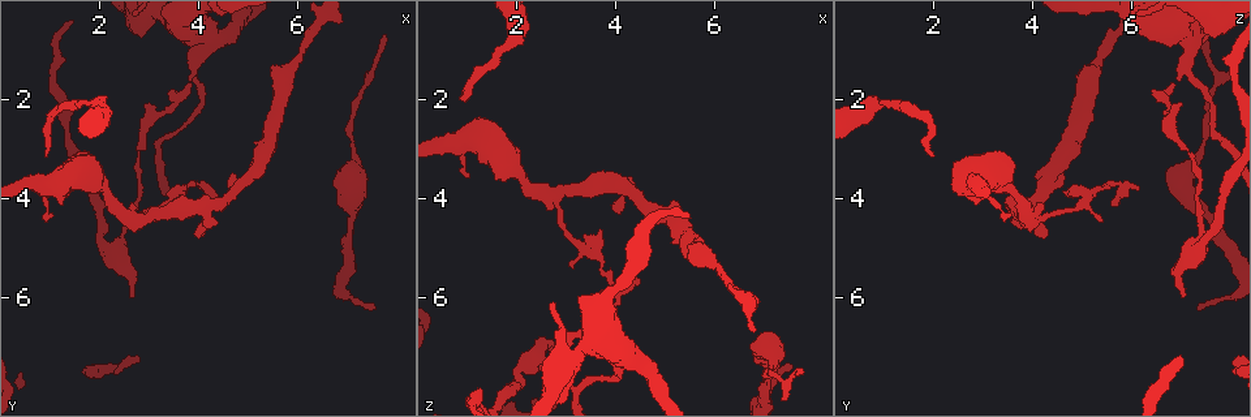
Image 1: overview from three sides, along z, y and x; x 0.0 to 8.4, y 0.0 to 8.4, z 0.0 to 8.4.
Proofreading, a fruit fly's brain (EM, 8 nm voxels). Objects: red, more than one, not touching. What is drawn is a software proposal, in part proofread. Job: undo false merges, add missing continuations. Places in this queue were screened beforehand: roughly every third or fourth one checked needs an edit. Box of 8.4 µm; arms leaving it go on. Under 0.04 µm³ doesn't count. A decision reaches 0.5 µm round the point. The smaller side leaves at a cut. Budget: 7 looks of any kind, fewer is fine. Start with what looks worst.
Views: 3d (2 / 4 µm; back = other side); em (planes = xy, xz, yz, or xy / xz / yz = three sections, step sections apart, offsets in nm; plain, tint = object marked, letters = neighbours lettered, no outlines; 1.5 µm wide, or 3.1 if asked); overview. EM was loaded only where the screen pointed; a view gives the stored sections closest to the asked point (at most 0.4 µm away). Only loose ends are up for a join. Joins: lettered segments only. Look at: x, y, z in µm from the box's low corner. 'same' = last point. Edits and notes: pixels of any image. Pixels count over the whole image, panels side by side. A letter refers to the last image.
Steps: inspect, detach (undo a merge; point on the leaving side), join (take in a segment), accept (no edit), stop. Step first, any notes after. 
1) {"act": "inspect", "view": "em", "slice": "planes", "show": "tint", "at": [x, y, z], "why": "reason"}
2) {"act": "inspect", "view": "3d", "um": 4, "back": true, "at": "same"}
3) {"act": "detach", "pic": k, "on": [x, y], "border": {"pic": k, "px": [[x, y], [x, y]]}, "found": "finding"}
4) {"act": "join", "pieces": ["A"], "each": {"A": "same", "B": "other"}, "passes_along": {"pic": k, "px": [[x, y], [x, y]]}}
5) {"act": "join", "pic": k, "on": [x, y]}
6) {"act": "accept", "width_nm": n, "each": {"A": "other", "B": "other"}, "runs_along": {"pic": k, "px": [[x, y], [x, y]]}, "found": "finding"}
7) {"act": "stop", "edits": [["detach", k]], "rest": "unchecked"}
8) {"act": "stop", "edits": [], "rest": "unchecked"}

{"act": "inspect", "view": "em", "slice": "planes", "show": "letters", "at": [7.85, 0.70, 7.50]}

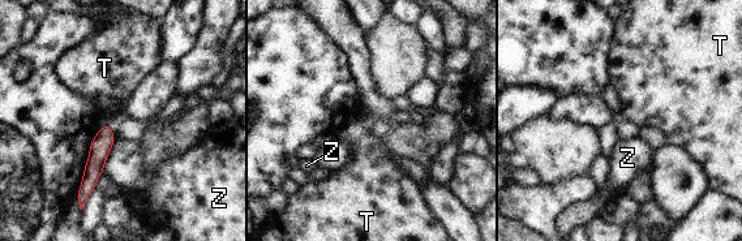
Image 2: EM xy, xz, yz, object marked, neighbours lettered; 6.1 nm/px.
{"act": "accept", "each": {"T": "other", "Z": "other"}, "found": "none of them fits"}

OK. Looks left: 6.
{"act": "inspect", "view": "3d", "um": 4, "back": true, "at": [2.85, 2.75, 6.95], "why": "thick turns thin"}

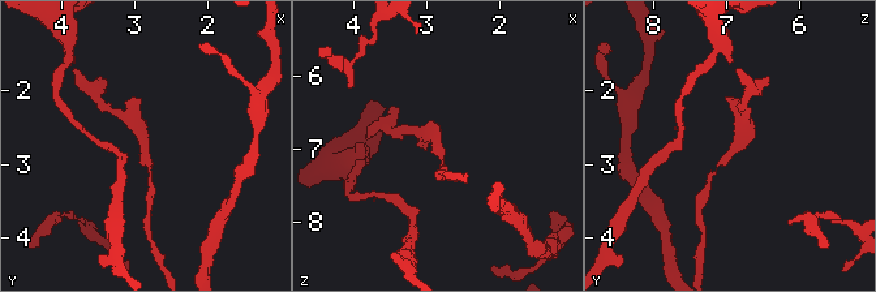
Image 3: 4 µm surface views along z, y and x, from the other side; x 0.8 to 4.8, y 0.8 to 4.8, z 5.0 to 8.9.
{"act": "inspect", "view": "em", "slice": "yz", "step": 8, "show": "letters", "at": [2.90, 2.75, 6.85]}

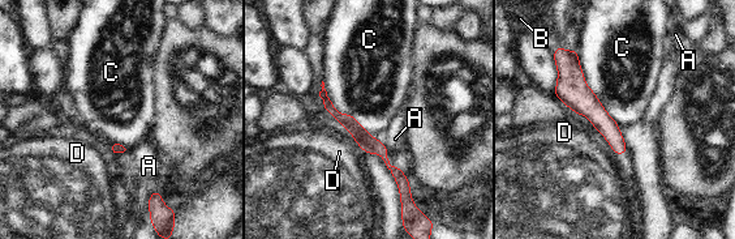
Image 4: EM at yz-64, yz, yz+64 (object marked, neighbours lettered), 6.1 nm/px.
{"act": "detach", "pic": 4, "on": [377, 146], "each": {"A": "other", "B": "other", "C": "other", "D": "other"}, "border": {"pic": 4, "px": [[375, 139], [364, 149]]}, "found": "two cells meet here"}

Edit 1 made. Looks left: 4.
{"act": "stop", "edits": [["detach", 4]], "rest": "unchecked"}

